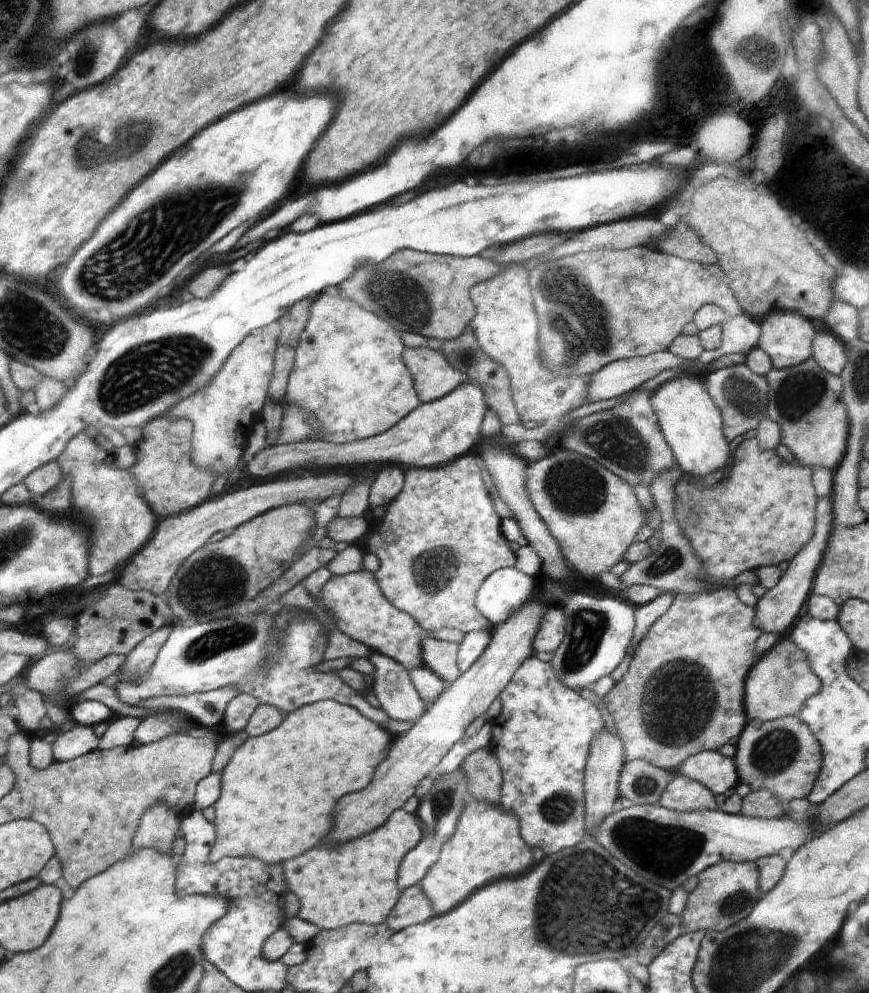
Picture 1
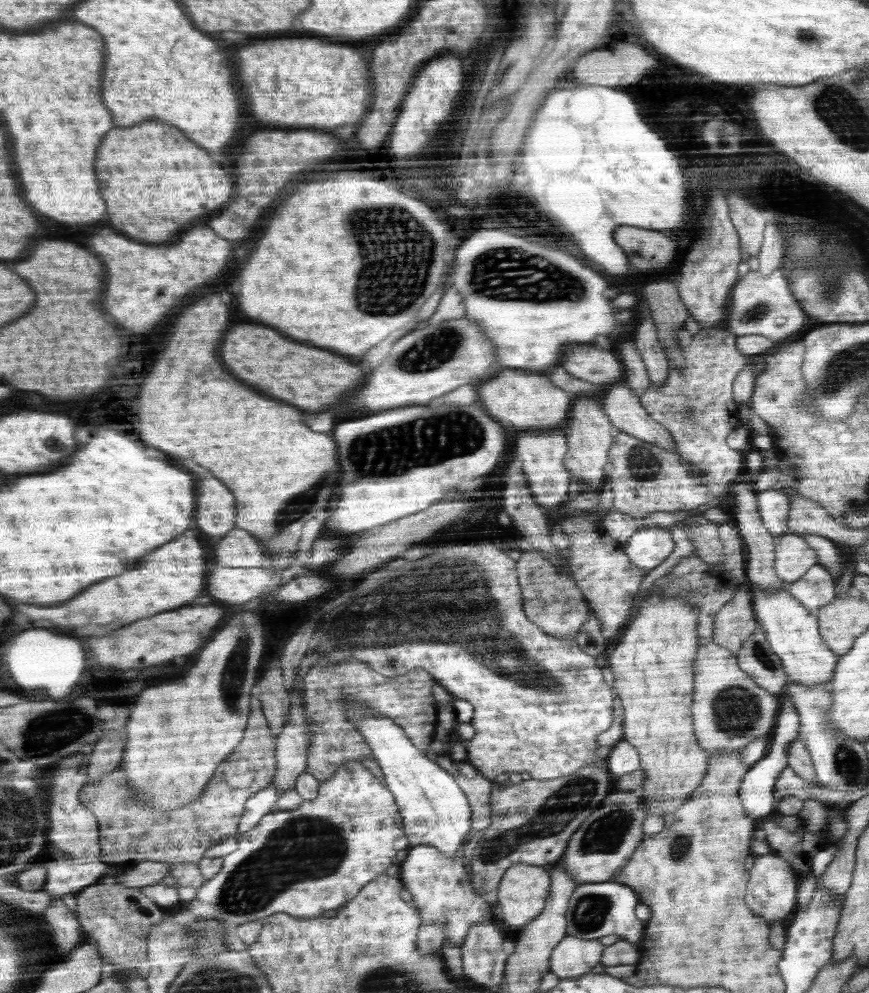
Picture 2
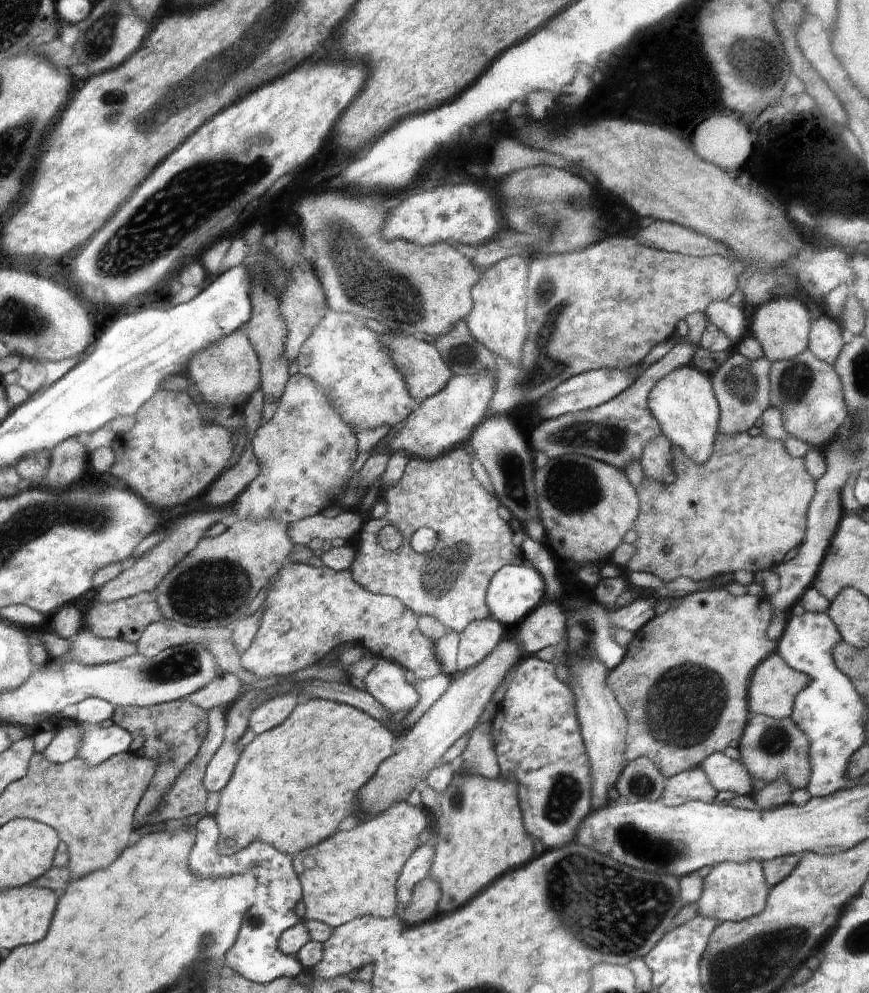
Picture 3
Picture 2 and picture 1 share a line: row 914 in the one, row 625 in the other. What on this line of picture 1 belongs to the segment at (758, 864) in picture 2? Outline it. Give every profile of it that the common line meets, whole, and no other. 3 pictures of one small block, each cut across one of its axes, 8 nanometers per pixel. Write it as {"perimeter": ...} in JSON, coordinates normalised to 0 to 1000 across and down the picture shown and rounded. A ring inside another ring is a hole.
{"perimeter":[[[957,498],[949,499],[946,501],[946,506],[941,506],[941,526],[937,526],[937,542],[932,542],[932,546],[928,546],[928,550],[923,552],[923,558],[918,558],[918,562],[914,562],[906,574],[899,577],[895,588],[891,592],[884,593],[879,600],[871,605],[871,620],[868,628],[878,636],[901,638],[904,632],[911,628],[911,624],[916,622],[916,618],[923,614],[928,600],[932,598],[932,592],[936,592],[934,582],[939,578],[939,572],[948,564],[949,552],[960,532]]]}

